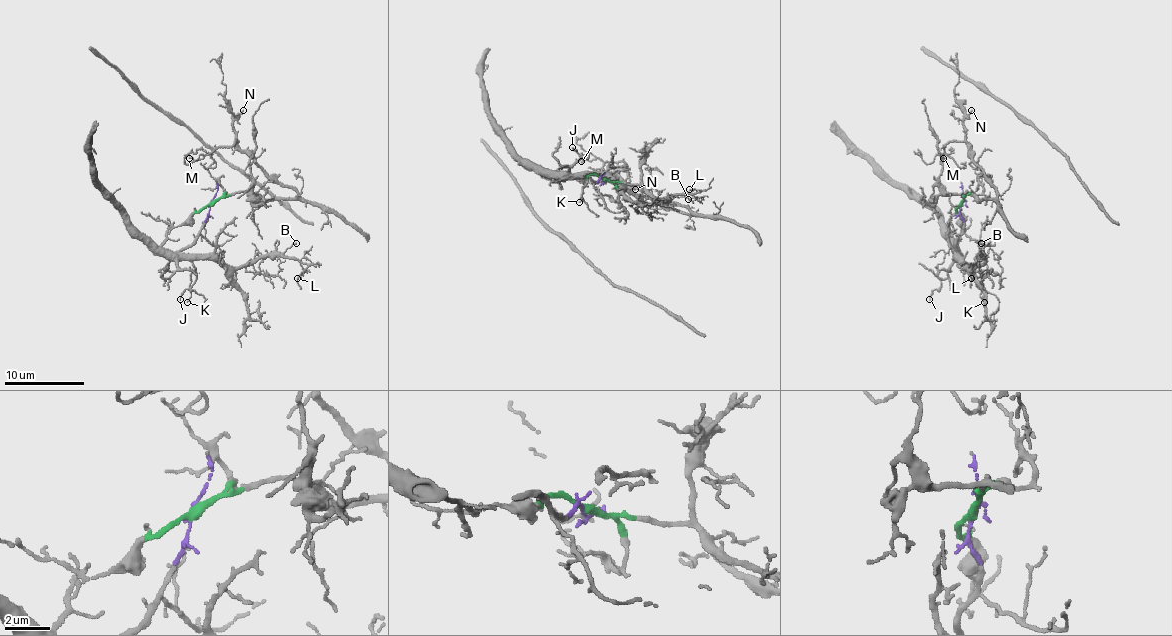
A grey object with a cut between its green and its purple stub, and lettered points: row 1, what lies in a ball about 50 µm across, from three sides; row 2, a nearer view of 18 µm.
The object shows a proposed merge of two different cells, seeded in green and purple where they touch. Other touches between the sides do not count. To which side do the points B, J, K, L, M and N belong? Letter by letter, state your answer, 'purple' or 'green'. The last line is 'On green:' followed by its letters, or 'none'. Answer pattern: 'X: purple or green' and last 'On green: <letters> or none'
B: purple
J: purple
K: purple
L: purple
M: green
N: green
On green: M, N

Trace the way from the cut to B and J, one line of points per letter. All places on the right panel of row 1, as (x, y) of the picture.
B: (962, 203), (960, 217), (964, 229), (956, 241), (956, 253), (974, 267), (984, 259), (978, 251), (980, 243)
J: (962, 203), (960, 217), (964, 229), (956, 241), (954, 261), (938, 273), (940, 285), (932, 291), (930, 299)

